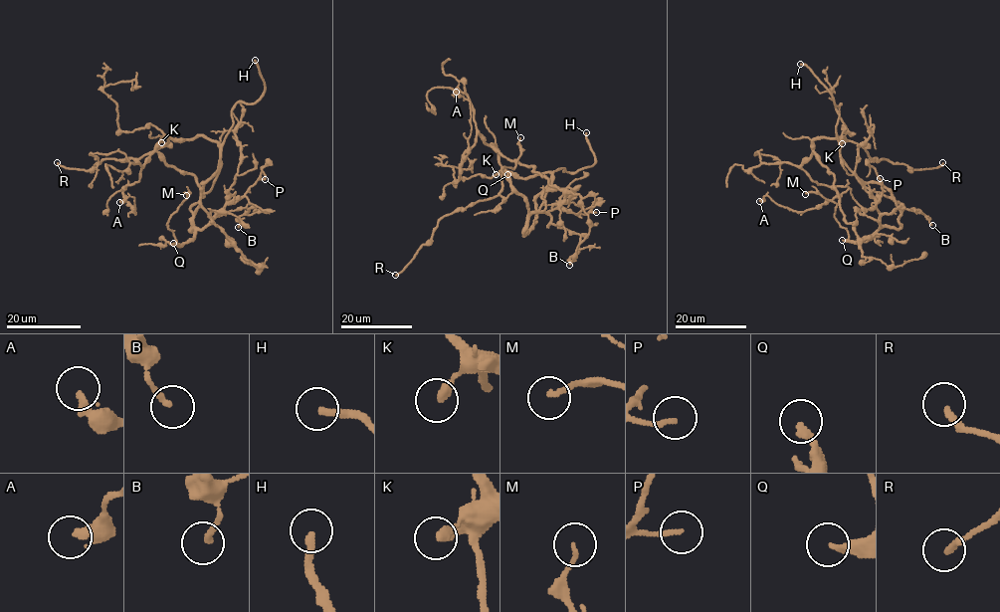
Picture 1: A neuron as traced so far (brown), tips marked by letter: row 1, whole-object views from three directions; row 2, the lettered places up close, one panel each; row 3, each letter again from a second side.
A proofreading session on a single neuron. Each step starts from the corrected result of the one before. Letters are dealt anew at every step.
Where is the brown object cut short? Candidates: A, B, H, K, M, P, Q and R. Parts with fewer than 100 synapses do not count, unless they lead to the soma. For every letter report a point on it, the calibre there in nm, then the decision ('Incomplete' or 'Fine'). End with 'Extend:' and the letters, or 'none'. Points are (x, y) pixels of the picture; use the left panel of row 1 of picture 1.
A: Place: (119, 202). Thickness 320 nm. Fine
B: Place: (238, 227). Thickness 200 nm. Fine
H: Place: (255, 60). Thickness 280 nm. Incomplete
K: Place: (161, 142). Thickness 320 nm. Fine
M: Place: (186, 195). Thickness 140 nm. Fine
P: Place: (265, 179). Thickness 160 nm. Fine
Q: Place: (173, 243). Thickness 240 nm. Incomplete
R: Place: (57, 162). Thickness 200 nm. Fine
Extend: H, Q

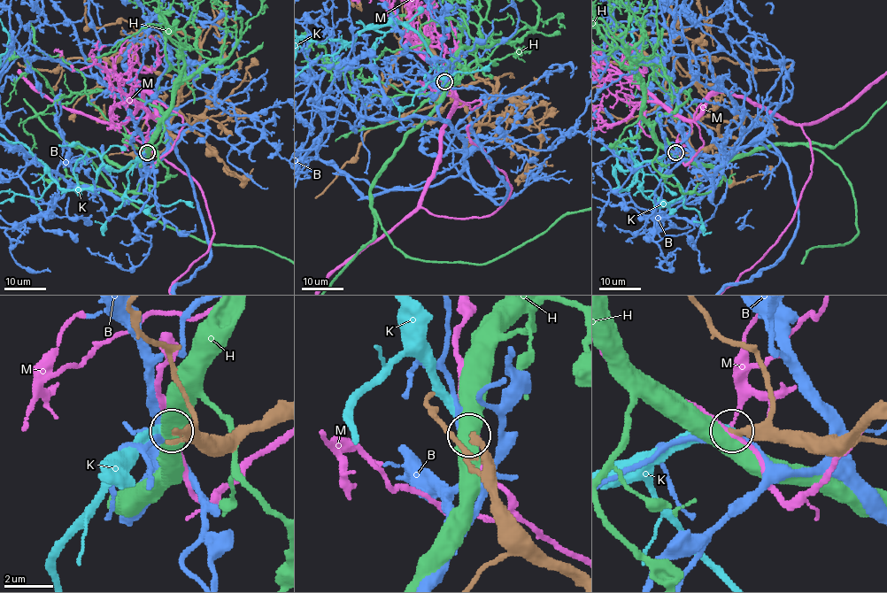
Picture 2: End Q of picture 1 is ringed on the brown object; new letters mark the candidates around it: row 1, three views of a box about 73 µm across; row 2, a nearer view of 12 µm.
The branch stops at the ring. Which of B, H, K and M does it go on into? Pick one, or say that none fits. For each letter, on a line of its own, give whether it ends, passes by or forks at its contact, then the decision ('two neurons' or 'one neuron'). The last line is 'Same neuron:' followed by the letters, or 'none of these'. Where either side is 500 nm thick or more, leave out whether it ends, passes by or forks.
B: it passes by; two neurons
H: two neurons
K: it ends there; one neuron
M: it passes by; two neurons
Same neuron: K

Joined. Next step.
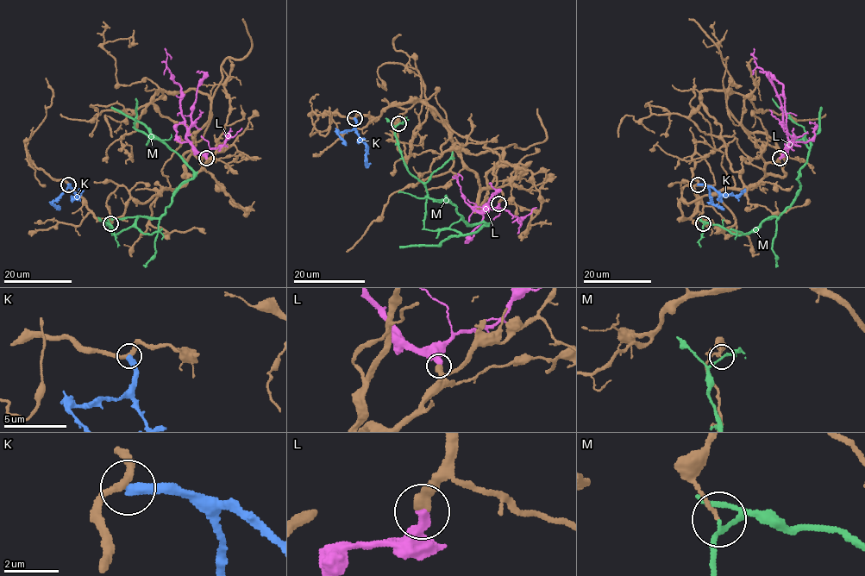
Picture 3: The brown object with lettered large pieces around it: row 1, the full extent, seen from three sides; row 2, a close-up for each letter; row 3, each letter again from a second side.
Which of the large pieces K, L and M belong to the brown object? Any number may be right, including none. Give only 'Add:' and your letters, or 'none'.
Add: L

